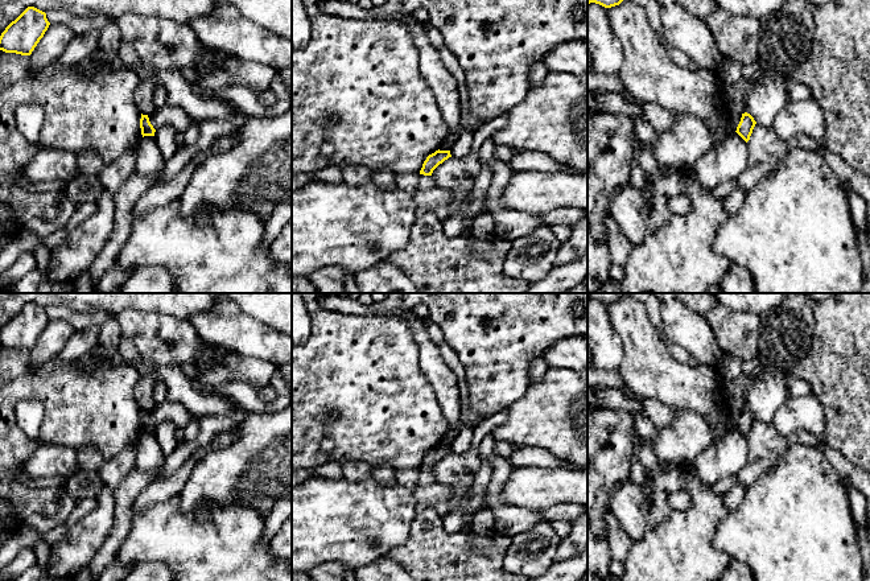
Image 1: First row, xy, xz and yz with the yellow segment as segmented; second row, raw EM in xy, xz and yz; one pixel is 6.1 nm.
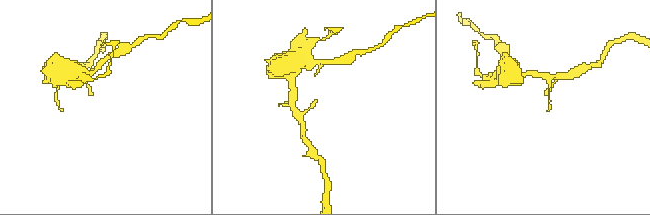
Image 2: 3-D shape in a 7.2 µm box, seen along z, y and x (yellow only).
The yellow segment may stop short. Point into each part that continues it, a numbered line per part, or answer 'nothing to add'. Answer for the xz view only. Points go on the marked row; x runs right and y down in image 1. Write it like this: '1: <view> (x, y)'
nothing to add

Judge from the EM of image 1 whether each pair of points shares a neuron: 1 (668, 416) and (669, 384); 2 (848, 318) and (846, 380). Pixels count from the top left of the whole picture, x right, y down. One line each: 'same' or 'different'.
1: different
2: same

